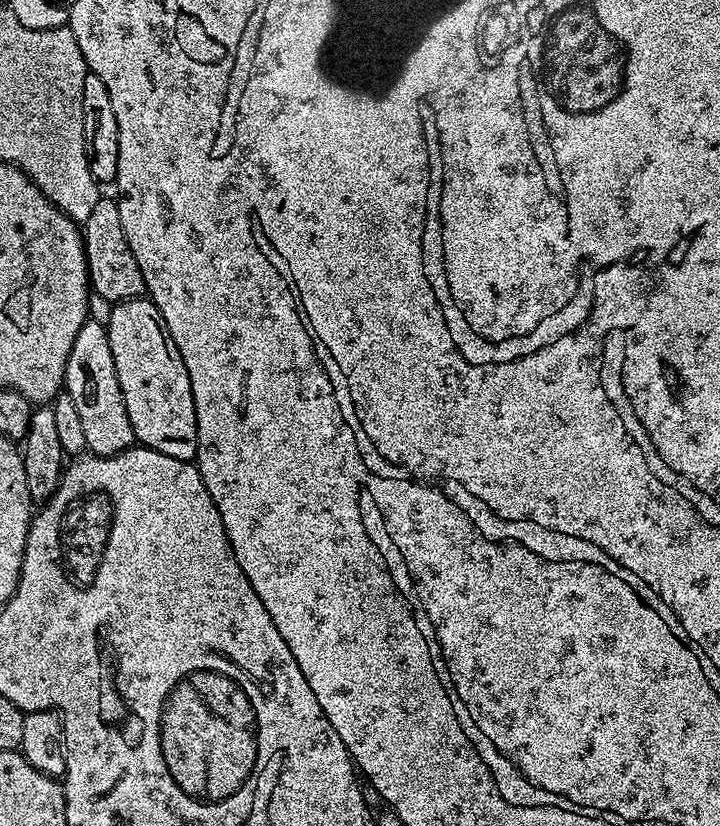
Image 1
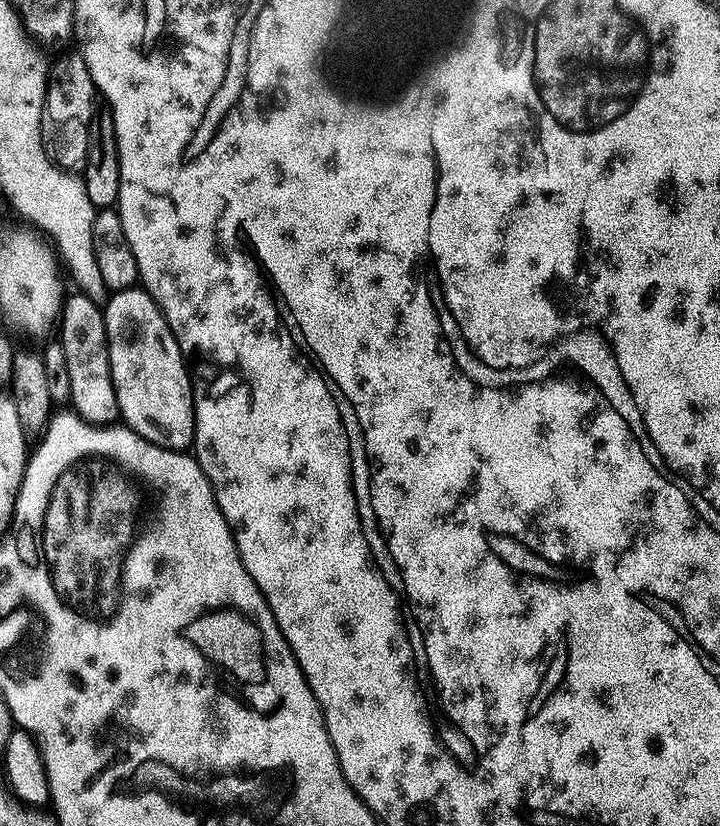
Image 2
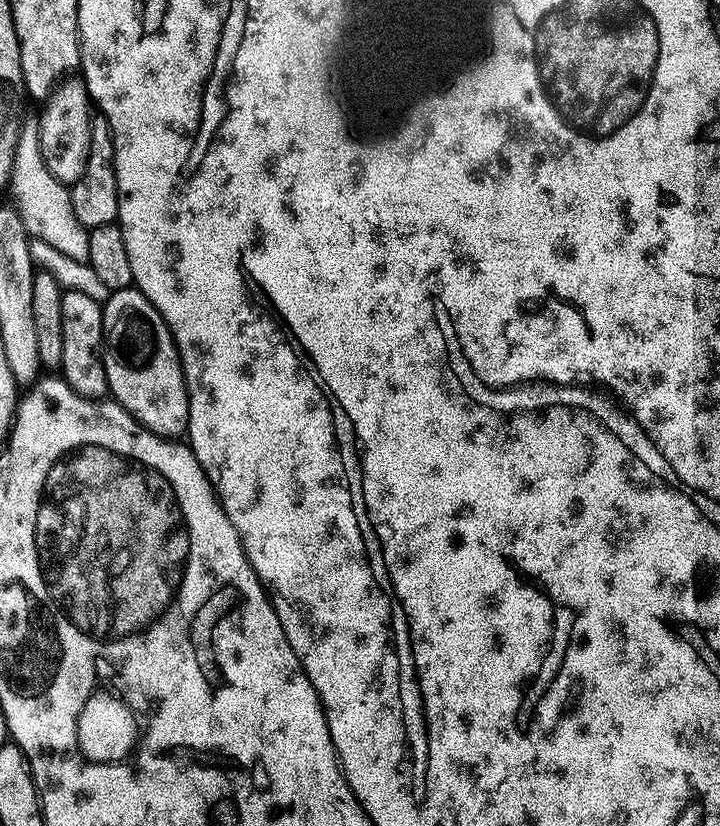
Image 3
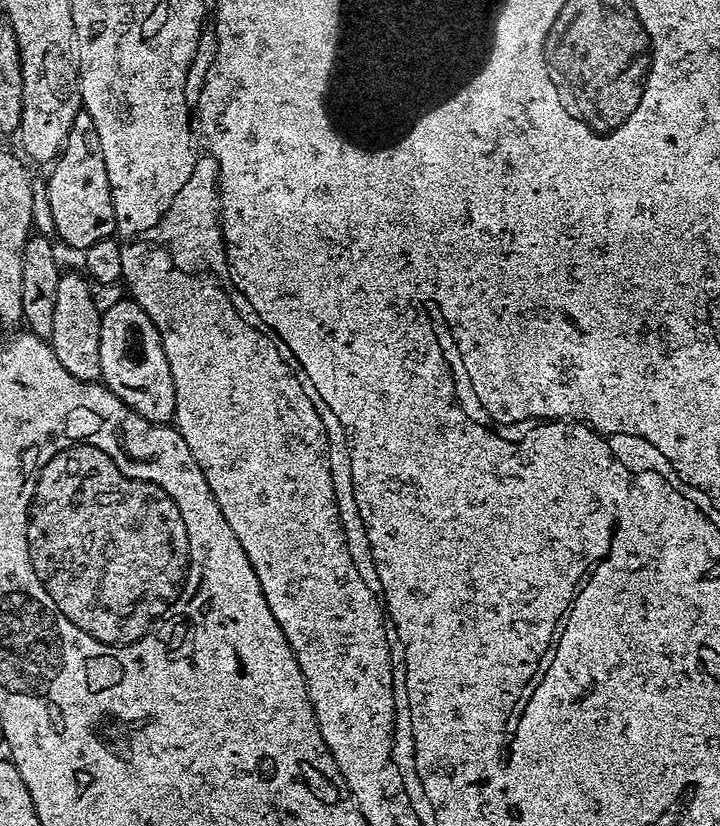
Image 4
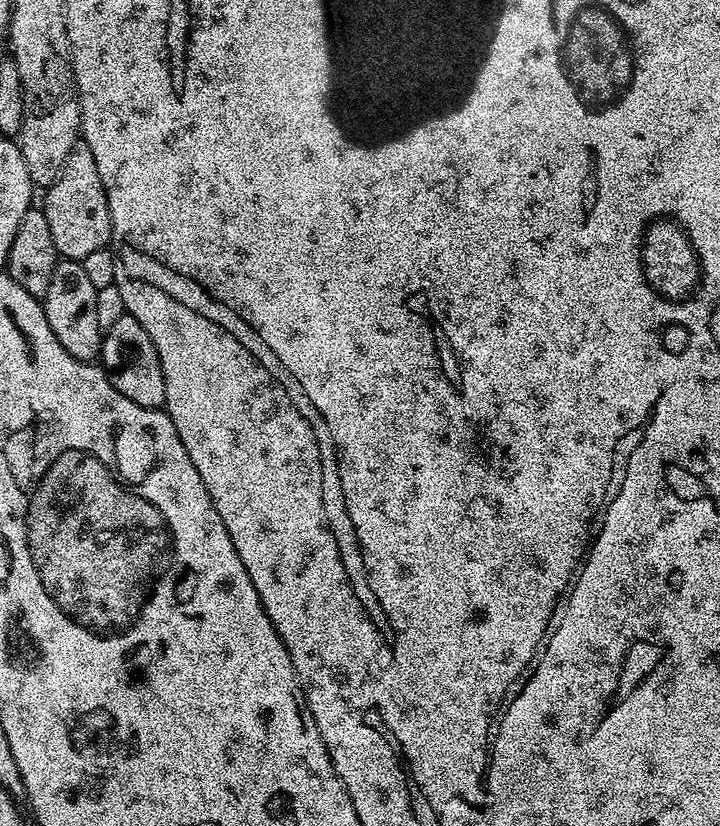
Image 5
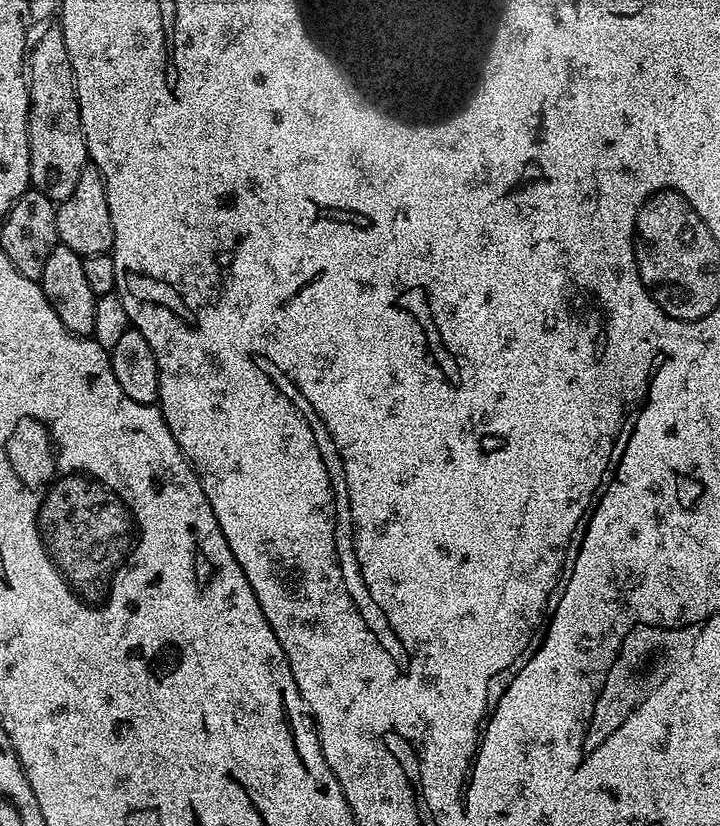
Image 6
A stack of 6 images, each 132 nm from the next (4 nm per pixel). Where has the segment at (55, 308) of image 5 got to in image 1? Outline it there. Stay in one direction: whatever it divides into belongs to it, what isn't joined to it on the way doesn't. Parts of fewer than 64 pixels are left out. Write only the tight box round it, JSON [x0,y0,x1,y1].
[64,319,137,456]

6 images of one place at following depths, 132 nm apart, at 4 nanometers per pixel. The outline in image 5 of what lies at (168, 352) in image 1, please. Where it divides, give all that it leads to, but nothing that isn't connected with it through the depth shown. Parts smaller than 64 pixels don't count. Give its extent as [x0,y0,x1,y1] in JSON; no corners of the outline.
[99,314,166,408]

